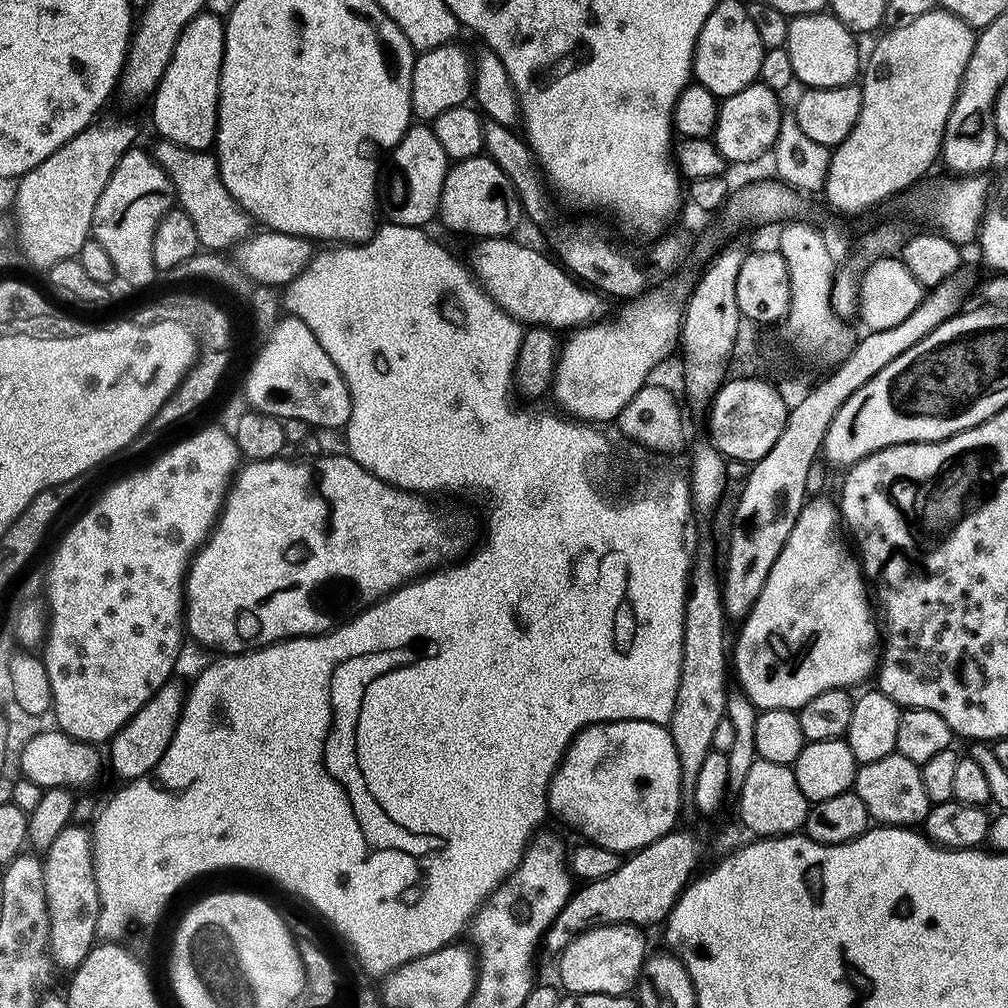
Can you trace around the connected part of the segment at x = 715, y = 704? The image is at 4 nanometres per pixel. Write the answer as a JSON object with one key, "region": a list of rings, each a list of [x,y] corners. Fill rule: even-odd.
{"region":[[[711,439],[696,440],[692,444],[692,464],[690,474],[688,473],[689,488],[692,494],[692,504],[695,519],[699,520],[701,528],[700,534],[702,539],[696,546],[692,554],[692,563],[689,573],[689,589],[687,602],[684,604],[684,622],[683,622],[683,662],[680,667],[679,688],[676,695],[676,705],[672,711],[670,721],[670,731],[672,741],[678,750],[678,758],[681,772],[681,787],[686,790],[693,789],[697,774],[706,758],[711,751],[715,727],[718,722],[725,719],[726,699],[728,688],[726,688],[726,668],[729,669],[726,662],[726,634],[724,632],[724,622],[726,615],[724,604],[722,602],[722,582],[719,571],[716,572],[716,546],[708,538],[710,530],[708,528],[712,516],[715,514],[728,484],[728,466],[727,459],[721,455],[712,443]]]}

